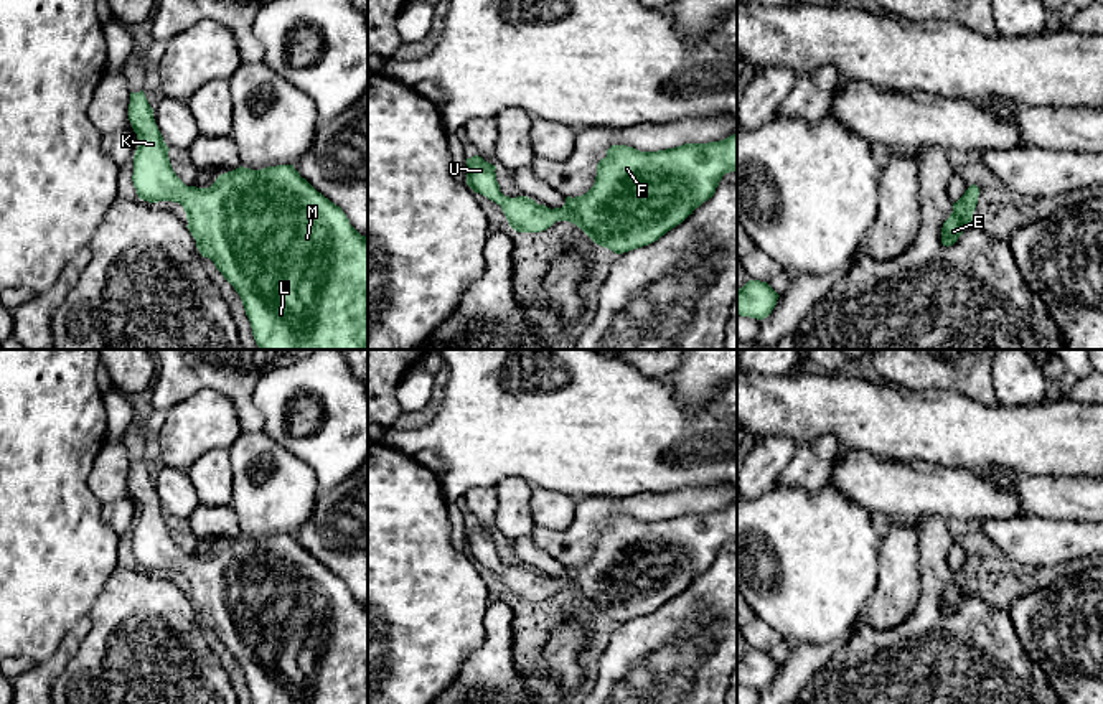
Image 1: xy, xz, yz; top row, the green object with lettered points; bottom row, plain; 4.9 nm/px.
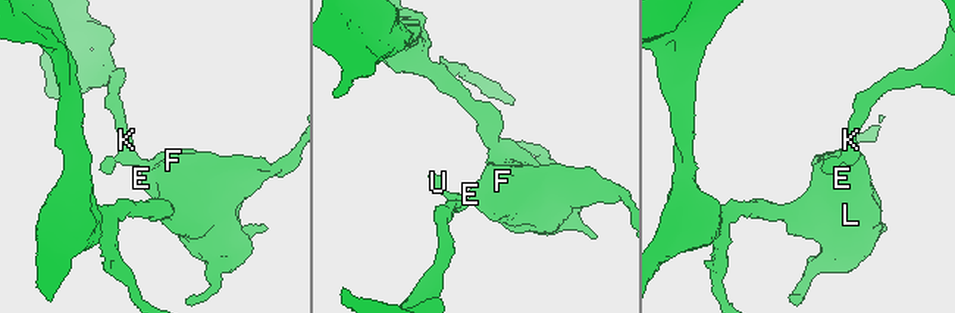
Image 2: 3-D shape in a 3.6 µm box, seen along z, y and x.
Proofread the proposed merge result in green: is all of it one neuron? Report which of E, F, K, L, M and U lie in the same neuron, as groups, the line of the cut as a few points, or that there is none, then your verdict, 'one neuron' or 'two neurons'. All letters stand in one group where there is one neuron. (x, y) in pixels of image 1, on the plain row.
E F K L M U; no cut; one neuron

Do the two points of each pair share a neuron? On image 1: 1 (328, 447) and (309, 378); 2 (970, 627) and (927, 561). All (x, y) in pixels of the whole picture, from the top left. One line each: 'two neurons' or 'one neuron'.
1: one neuron
2: one neuron

